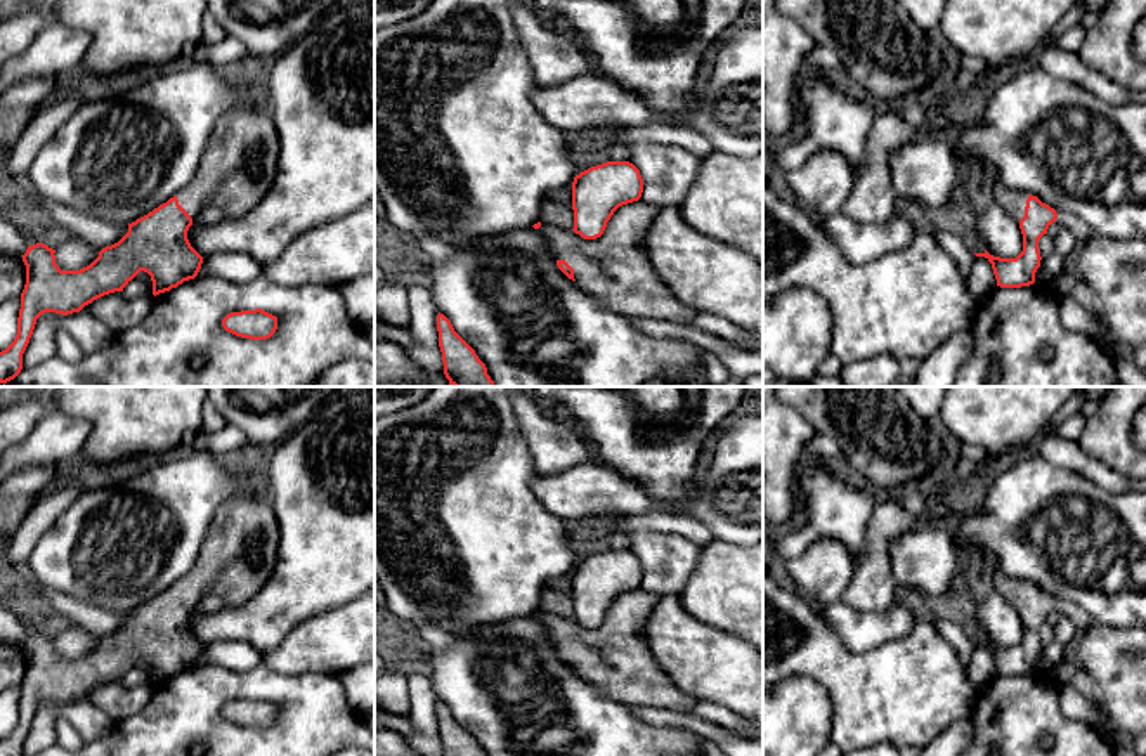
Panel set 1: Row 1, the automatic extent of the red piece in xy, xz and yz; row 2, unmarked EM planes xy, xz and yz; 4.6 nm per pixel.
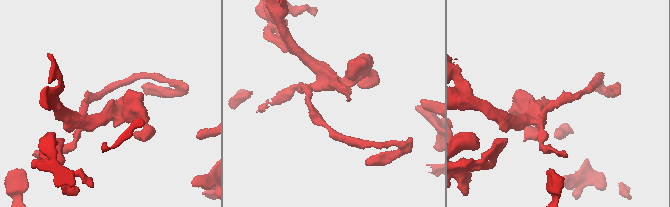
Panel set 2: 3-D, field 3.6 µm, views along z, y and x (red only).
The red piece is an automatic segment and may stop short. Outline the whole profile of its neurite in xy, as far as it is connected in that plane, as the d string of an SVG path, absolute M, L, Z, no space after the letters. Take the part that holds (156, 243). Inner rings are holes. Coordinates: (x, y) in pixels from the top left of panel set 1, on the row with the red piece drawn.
M241 101L217 121L194 179L166 203L128 224L128 232L118 243L102 248L90 265L80 270L61 270L55 264L55 250L43 243L28 246L23 255L26 284L21 293L17 335L0 352L0 383L5 385L21 373L23 354L42 314L68 316L80 312L104 295L123 291L140 270L151 276L154 297L194 279L201 269L203 257L187 239L189 227L208 206L220 208L225 218L250 213L274 184L277 163L279 135L272 114L260 104Z

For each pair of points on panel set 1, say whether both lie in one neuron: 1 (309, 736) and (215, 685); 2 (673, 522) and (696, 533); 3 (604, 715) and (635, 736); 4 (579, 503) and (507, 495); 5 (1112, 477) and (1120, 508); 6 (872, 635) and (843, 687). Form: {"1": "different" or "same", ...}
{"1": "same", "2": "same", "3": "same", "4": "different", "5": "different", "6": "different"}

